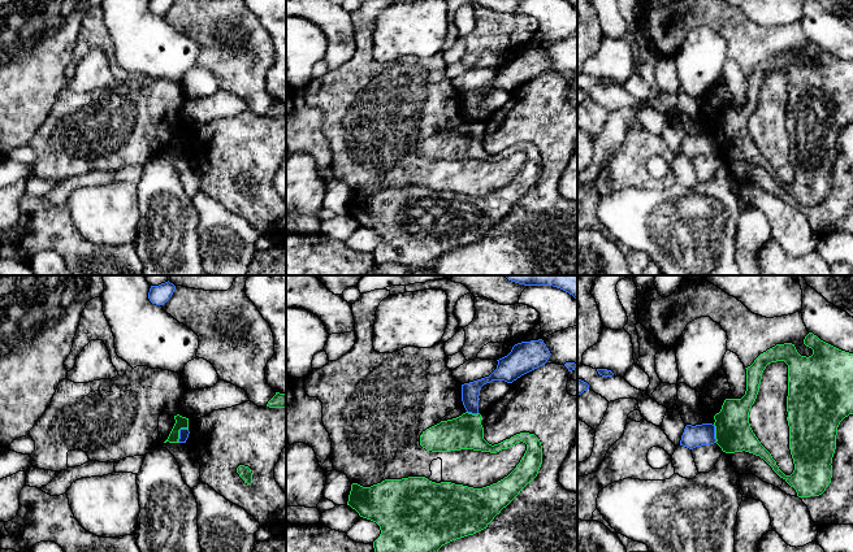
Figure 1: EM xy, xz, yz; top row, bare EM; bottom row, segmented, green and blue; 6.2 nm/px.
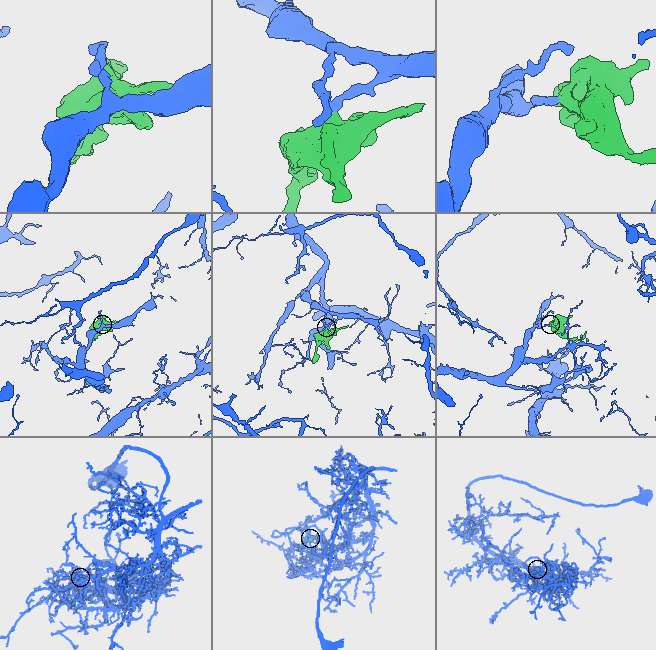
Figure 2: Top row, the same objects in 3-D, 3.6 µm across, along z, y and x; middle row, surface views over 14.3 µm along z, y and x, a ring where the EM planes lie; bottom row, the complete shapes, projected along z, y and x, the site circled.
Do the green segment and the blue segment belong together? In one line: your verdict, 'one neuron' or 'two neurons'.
two neurons

